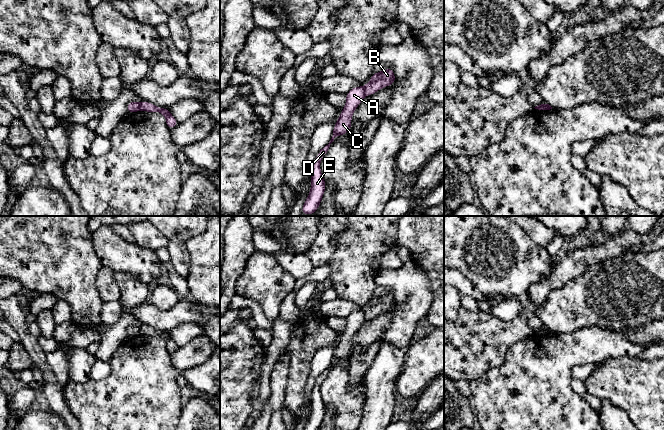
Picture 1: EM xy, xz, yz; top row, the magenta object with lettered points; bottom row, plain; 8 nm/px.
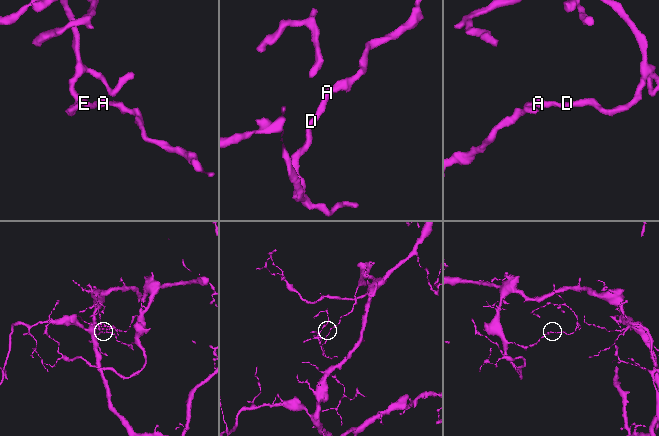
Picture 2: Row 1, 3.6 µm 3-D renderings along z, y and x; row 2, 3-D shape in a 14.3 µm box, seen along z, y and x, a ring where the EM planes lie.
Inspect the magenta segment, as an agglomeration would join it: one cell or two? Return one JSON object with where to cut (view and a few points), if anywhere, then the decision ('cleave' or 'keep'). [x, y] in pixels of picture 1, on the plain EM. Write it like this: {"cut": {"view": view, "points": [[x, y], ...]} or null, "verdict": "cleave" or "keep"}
{"cut": {"view": "xz", "points": [[363, 311], [366, 318]]}, "verdict": "cleave"}

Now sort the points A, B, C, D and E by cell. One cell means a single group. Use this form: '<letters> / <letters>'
A C D E / B

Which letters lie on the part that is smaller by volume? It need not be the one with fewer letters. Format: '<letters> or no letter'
A, C, D, E

